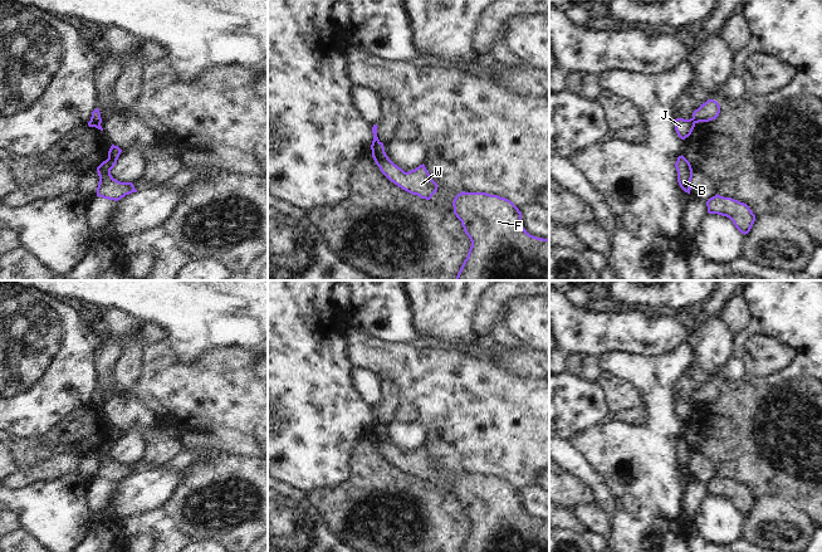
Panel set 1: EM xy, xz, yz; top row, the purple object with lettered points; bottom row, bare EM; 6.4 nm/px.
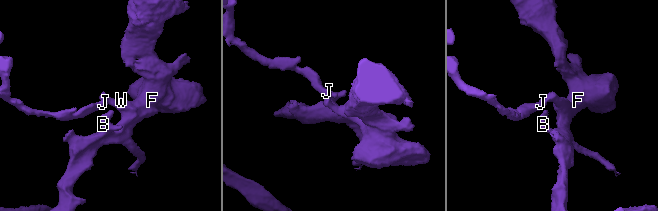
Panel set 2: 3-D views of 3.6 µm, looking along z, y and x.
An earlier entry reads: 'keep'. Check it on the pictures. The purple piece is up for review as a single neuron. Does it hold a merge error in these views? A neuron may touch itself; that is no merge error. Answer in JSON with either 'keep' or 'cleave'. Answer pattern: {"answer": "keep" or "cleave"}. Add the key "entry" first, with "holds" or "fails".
{"entry": "fails", "answer": "cleave"}

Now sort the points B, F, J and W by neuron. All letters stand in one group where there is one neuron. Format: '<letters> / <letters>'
B F W / J

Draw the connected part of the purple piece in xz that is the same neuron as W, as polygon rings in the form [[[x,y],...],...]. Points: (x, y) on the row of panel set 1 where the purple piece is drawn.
[[[382,142],[371,145],[371,150],[381,172],[402,190],[426,200],[430,200],[437,191],[437,184],[431,179],[424,163],[415,170],[405,172],[388,158]]]

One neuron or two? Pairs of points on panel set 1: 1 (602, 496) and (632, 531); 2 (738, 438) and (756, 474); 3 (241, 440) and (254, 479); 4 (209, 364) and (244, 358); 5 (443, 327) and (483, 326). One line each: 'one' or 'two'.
1: two
2: one
3: two
4: one
5: two

